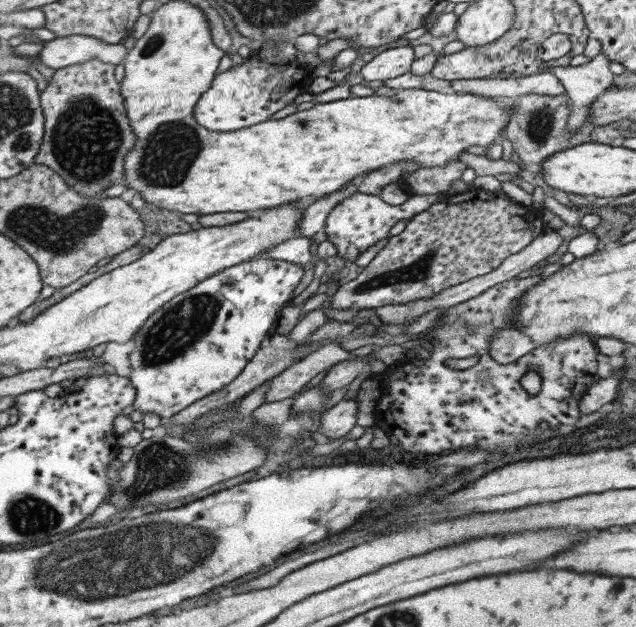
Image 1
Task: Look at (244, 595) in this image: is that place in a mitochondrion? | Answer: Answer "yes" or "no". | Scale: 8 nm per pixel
no

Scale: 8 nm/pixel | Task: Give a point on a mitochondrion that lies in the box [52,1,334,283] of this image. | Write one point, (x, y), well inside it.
(170, 150)

